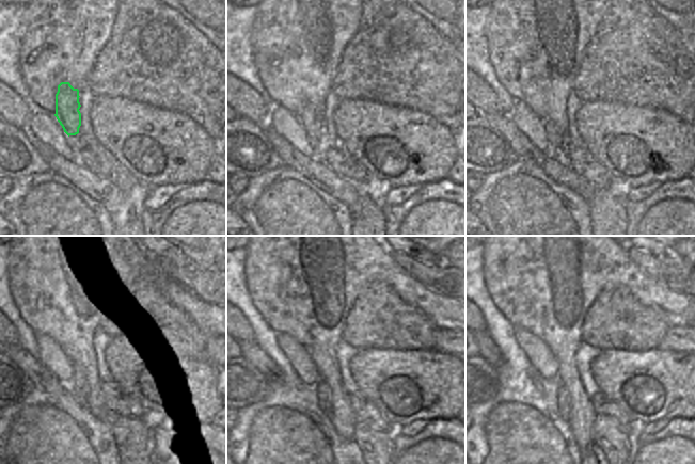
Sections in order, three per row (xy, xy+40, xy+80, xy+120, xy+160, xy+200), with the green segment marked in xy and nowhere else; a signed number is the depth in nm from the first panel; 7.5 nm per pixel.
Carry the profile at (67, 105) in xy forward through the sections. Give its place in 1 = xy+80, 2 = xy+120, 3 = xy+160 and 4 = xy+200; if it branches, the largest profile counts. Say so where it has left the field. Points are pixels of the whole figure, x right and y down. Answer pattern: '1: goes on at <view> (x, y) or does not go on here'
1: goes on at xy+80 (562, 146)
2: goes on at xy+120 (79, 386)
3: goes on at xy+160 (325, 402)
4: goes on at xy+200 (564, 403)

